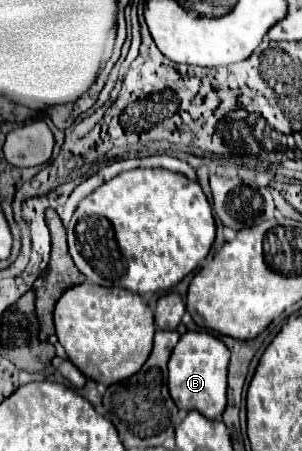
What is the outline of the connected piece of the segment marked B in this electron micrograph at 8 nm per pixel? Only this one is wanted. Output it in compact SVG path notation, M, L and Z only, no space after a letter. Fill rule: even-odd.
M186 332L172 350L168 362L168 390L180 410L198 410L210 420L222 416L226 408L226 374L230 350L208 332Z

